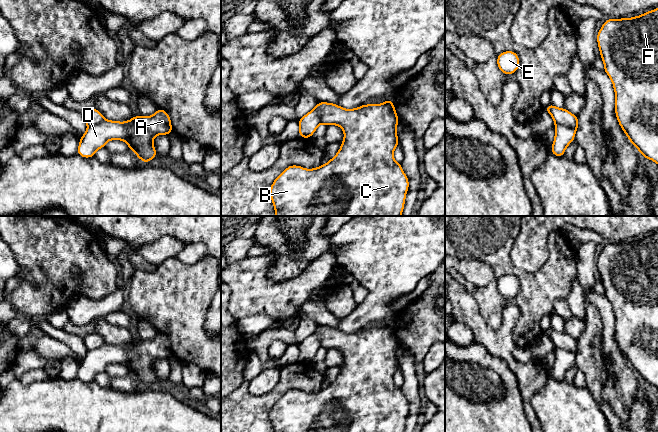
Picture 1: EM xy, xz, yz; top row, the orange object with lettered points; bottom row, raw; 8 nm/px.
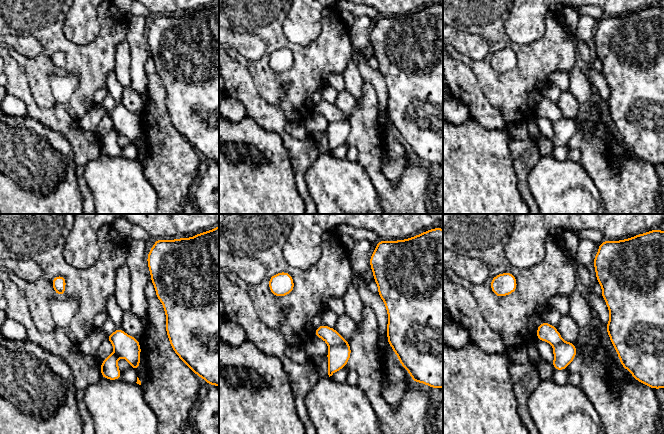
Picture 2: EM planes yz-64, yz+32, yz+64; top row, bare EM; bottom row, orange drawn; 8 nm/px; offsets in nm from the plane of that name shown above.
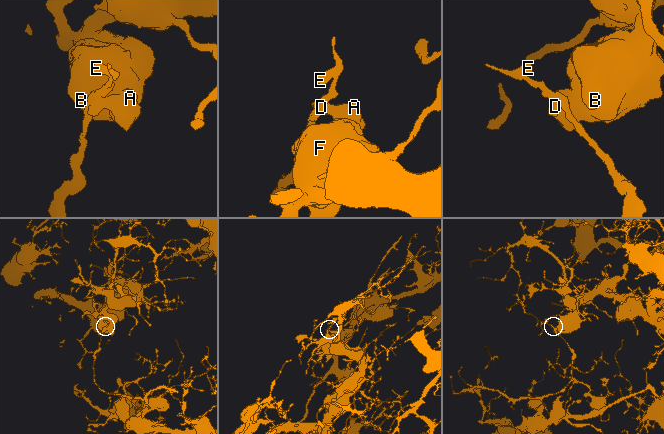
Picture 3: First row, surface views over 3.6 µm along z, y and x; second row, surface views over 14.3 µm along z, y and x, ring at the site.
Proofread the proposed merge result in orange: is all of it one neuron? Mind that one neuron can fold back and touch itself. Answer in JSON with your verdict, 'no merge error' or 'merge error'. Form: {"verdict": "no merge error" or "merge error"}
{"verdict": "merge error"}

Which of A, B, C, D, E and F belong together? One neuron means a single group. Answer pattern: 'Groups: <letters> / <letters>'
Groups: A B C D F / E

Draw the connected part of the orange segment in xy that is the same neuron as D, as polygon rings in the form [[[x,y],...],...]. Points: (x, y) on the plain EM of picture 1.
[[[157,332],[151,340],[133,340],[129,345],[102,344],[88,351],[79,364],[77,378],[84,382],[94,381],[98,373],[105,371],[109,364],[125,365],[129,374],[148,387],[156,381],[153,363],[157,359],[169,359],[173,355],[168,337]]]

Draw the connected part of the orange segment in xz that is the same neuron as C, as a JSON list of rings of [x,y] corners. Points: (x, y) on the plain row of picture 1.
[[[387,323],[382,328],[364,328],[355,333],[345,333],[334,327],[318,326],[315,333],[320,339],[321,347],[329,349],[337,349],[344,355],[344,363],[337,378],[329,384],[328,387],[320,389],[314,393],[306,393],[298,389],[288,390],[278,401],[275,402],[270,410],[270,422],[274,432],[404,432],[405,422],[409,413],[409,404],[404,397],[401,388],[396,386],[393,381],[393,376],[399,368],[396,352],[399,346],[395,330],[390,323]]]

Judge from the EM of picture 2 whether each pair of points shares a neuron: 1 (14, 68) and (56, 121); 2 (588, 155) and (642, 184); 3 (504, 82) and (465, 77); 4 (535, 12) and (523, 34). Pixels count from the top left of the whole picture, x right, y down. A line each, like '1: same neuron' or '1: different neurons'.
1: same neuron
2: same neuron
3: different neurons
4: same neuron

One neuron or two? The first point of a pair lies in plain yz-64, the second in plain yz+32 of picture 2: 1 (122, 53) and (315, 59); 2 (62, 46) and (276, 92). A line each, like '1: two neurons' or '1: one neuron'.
1: two neurons
2: one neuron

